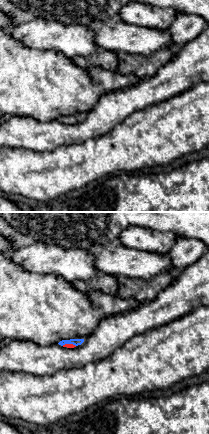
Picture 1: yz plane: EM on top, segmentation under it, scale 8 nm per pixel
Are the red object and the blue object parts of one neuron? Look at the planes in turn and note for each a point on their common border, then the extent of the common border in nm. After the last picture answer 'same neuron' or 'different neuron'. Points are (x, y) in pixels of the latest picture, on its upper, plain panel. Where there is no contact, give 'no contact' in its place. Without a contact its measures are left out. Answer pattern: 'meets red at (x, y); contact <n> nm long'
meets red at (69, 120); contact 110 nm long

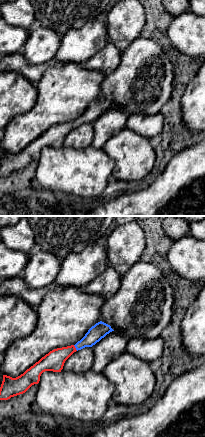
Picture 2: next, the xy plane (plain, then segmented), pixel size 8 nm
meets red at (75, 124); contact 60 nm long

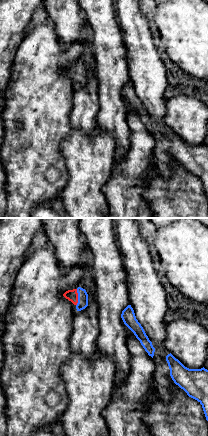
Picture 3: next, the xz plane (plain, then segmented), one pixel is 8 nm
meets red at (77, 73); contact 140 nm long

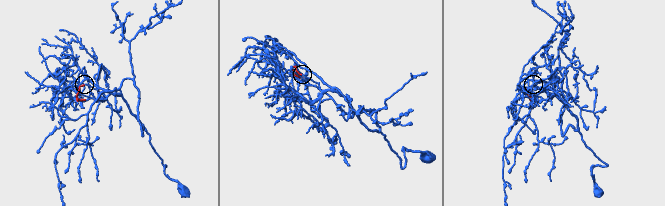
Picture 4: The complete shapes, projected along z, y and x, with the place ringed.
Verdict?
same neuron

